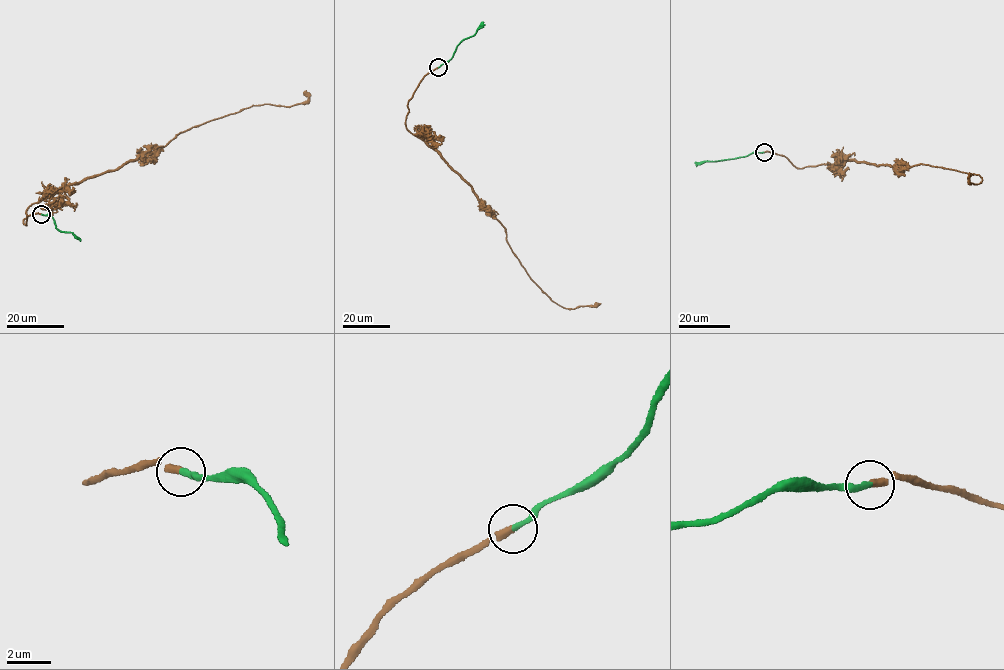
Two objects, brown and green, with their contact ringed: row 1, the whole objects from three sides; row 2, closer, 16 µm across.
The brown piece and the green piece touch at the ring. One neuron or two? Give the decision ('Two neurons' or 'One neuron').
One neuron

